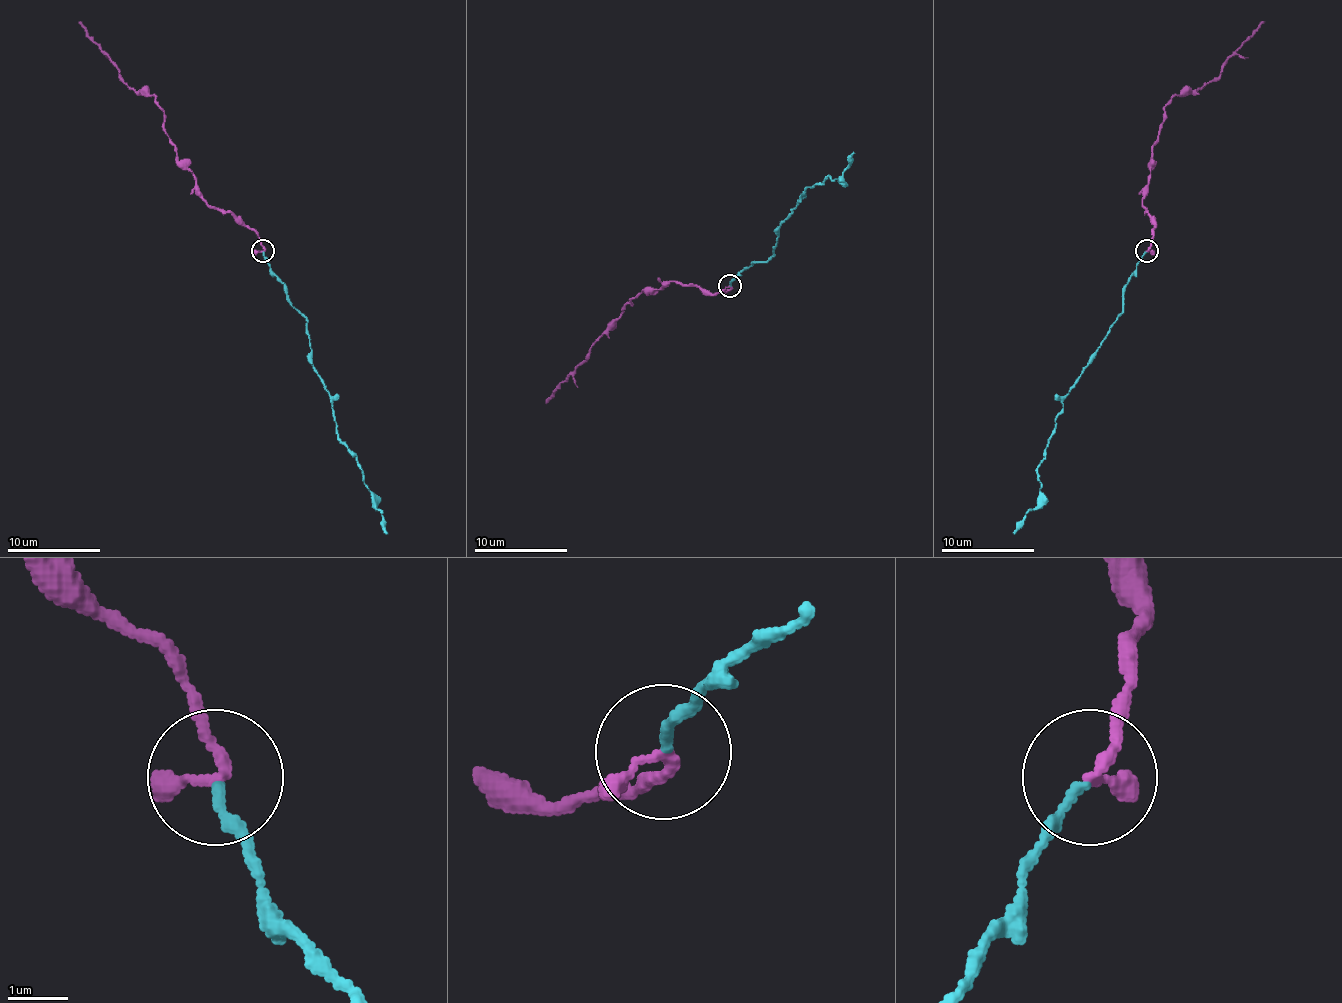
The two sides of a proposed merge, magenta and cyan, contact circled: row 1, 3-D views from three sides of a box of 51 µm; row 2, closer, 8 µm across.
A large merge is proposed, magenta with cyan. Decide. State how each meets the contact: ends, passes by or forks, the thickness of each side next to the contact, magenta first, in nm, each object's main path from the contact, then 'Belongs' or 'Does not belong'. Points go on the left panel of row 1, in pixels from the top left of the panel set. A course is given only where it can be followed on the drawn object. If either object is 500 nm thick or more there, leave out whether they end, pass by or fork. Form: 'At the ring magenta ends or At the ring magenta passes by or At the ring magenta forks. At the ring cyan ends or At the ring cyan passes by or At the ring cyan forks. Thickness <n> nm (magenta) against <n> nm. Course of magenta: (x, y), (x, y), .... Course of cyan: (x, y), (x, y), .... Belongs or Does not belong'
At the ring magenta passes by. At the ring cyan ends. Thickness 160 nm (magenta) against 160 nm. Course of magenta: (263, 251), (259, 235), (200, 195), (196, 177), (177, 158), (154, 95), (135, 93), (79, 21). Course of cyan: (263, 251), (287, 300), (305, 319), (310, 363), (333, 400), (335, 433), (361, 468), (387, 533). Belongs

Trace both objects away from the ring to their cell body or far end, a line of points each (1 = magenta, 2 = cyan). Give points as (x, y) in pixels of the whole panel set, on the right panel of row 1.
1: (1147, 251), (1154, 221), (1143, 195), (1164, 107), (1175, 95), (1196, 93), (1212, 81), (1264, 21)
2: (1147, 251), (1124, 286), (1124, 312), (1063, 400), (1038, 468), (1038, 505), (1012, 533)

